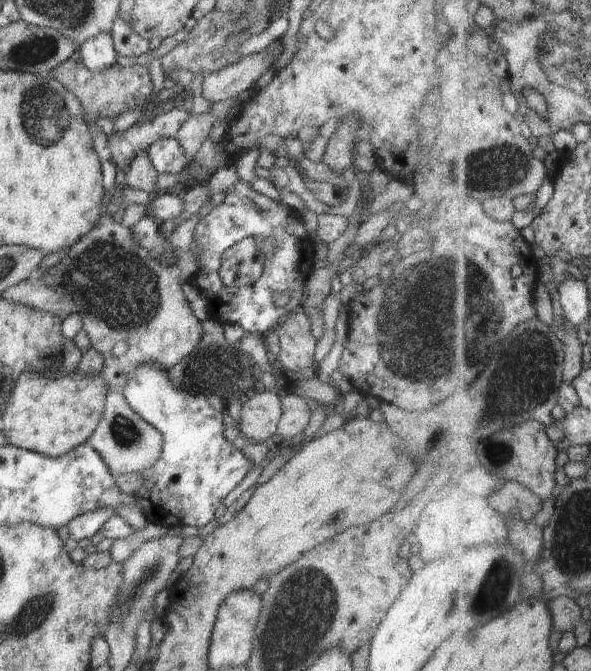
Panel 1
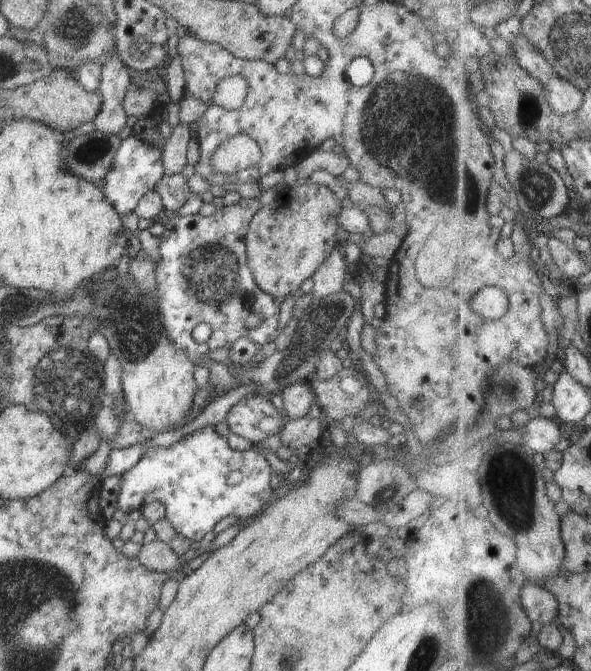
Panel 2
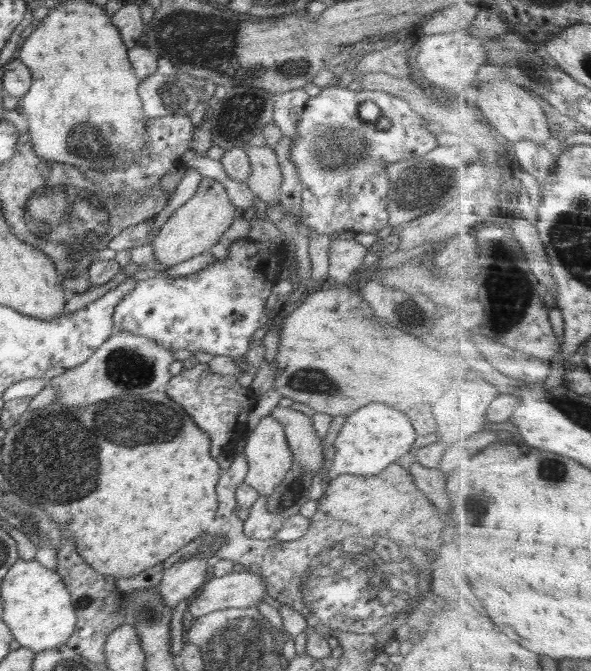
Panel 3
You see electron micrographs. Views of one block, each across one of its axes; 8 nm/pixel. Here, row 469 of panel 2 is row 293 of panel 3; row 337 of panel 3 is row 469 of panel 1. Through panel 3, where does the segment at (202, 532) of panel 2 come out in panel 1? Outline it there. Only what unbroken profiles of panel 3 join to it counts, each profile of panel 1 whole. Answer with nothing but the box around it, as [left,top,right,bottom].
[120,364,254,528]

